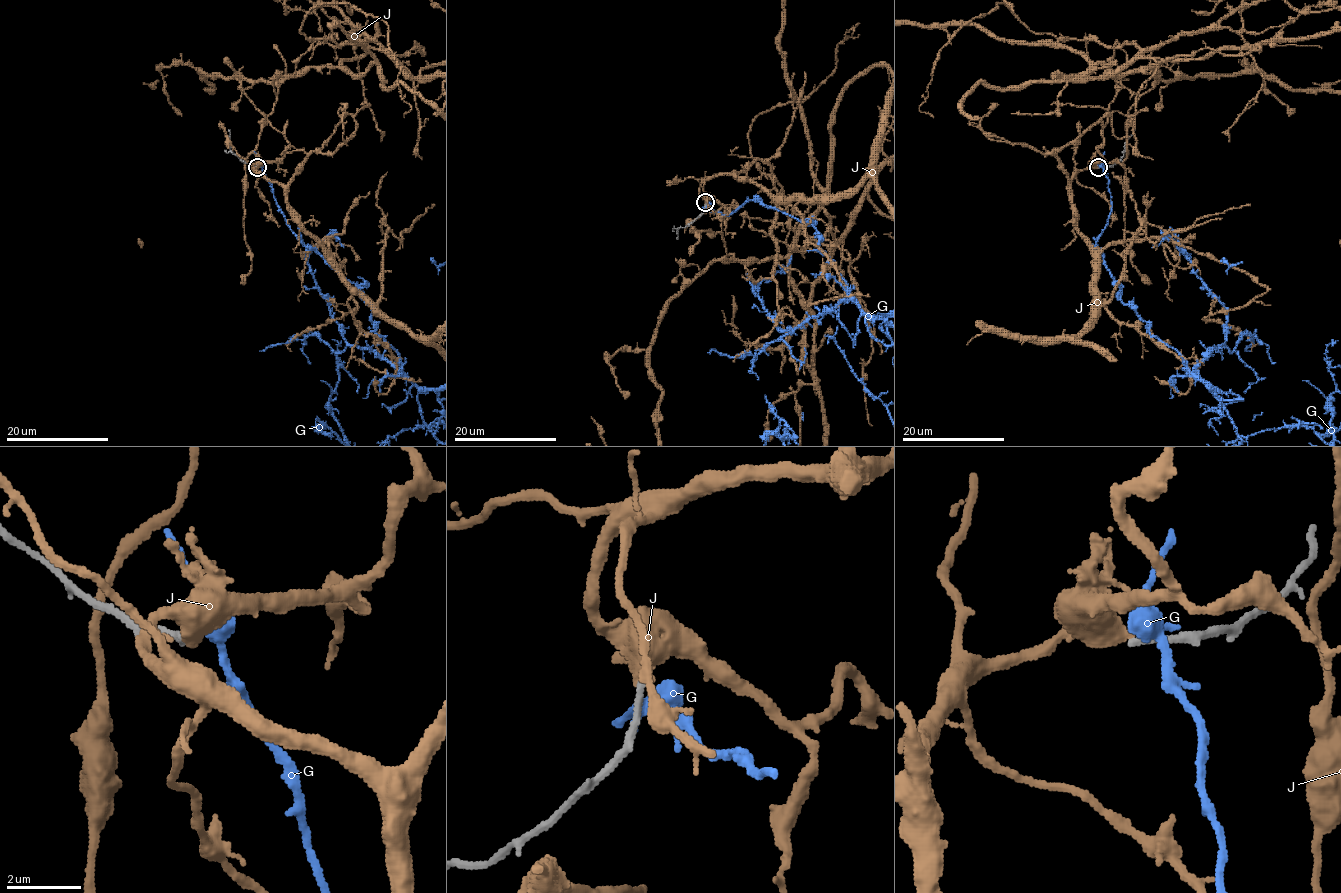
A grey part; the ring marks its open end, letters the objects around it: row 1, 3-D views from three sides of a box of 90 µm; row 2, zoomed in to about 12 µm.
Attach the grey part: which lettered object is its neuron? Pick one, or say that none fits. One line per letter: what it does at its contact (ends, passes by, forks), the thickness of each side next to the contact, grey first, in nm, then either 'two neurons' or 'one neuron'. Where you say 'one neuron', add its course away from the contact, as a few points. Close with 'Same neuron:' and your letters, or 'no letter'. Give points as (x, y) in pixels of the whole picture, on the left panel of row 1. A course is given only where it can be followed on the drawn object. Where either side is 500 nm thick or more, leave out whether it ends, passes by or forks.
G: it ends | 280/360 nm | two neurons
J: it ends | 180/480 nm | two neurons
Same neuron: no letter

